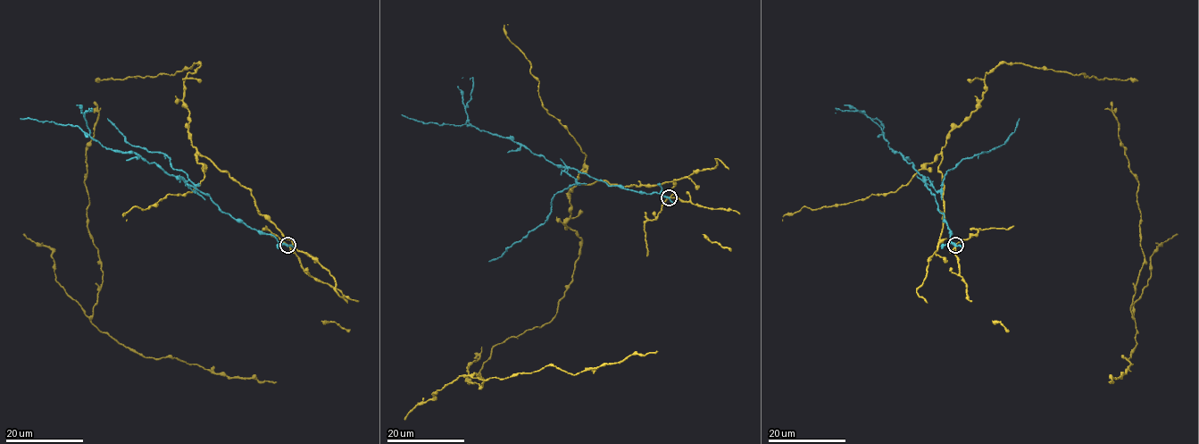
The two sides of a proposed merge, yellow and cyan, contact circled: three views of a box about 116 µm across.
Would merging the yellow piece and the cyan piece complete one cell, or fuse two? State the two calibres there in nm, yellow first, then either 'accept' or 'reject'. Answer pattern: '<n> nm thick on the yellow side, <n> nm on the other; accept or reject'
170 nm thick on the yellow side, 280 nm on the other; reject

